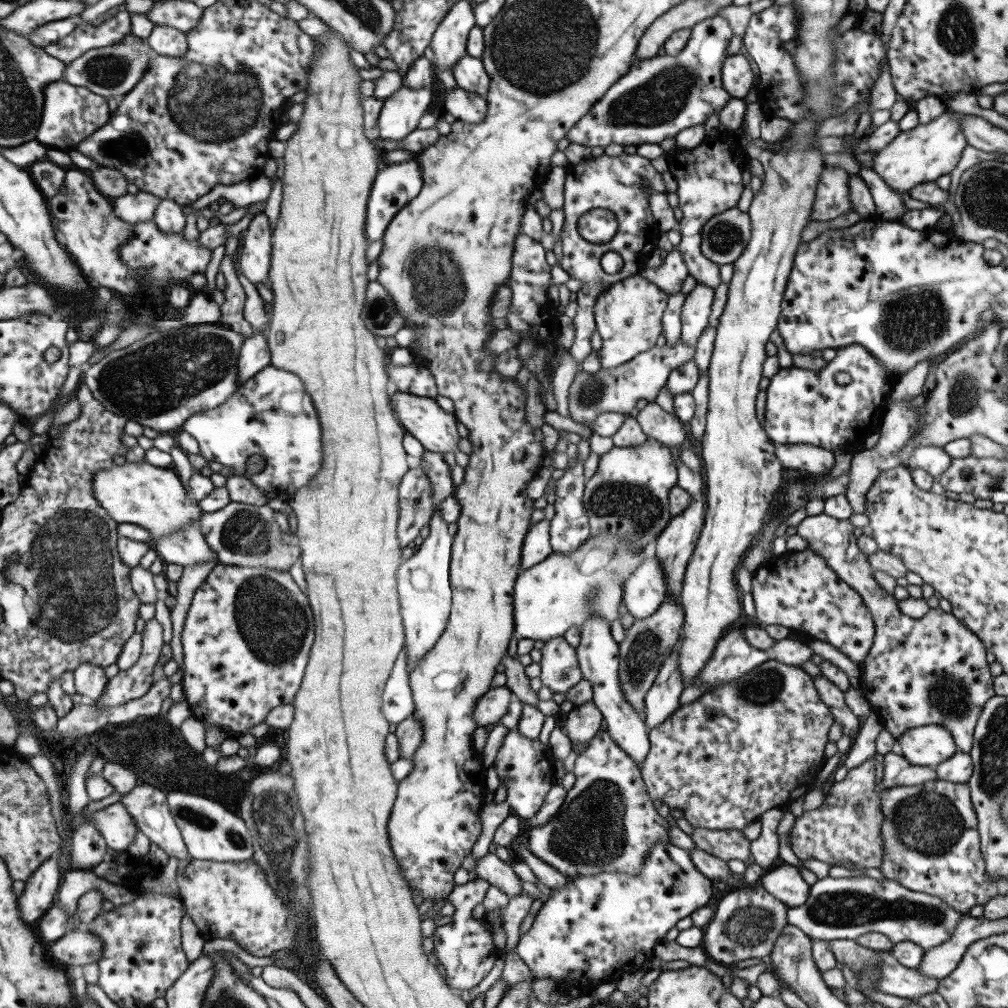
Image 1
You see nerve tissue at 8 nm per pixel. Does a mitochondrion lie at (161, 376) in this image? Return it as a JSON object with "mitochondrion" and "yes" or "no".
{"mitochondrion":"yes"}

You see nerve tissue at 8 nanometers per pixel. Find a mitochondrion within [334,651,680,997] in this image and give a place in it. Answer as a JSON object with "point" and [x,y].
{"point":[591,831]}

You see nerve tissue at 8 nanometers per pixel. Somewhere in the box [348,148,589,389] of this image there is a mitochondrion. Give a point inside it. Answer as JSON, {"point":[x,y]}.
{"point":[435,275]}

